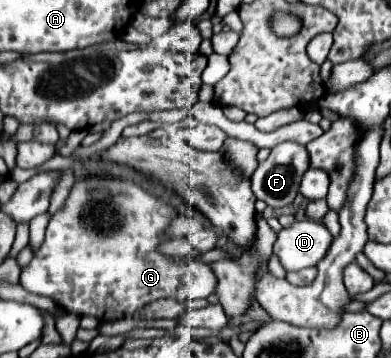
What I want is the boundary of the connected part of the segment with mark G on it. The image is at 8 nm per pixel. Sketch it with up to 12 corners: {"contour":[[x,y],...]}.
{"contour":[[76,181],[20,285],[80,317],[207,299],[206,263],[160,255],[174,211]]}

